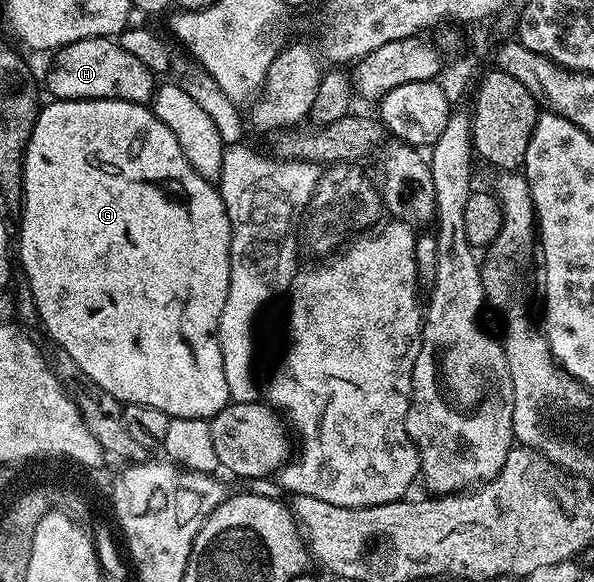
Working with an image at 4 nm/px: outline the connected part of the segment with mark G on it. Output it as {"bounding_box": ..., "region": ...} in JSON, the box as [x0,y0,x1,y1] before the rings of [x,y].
{"bounding_box":[17,99,231,420],"region":[[[55,99],[51,104],[44,106],[36,117],[36,123],[33,125],[32,135],[28,139],[28,145],[23,153],[23,194],[21,208],[23,207],[23,224],[19,227],[19,239],[17,235],[17,263],[23,266],[23,271],[27,274],[27,287],[31,290],[31,299],[35,302],[35,307],[39,310],[39,319],[43,322],[45,330],[51,334],[51,339],[56,344],[58,350],[64,351],[73,359],[78,367],[78,374],[86,377],[101,389],[107,390],[116,399],[124,404],[140,403],[141,405],[153,405],[153,409],[161,409],[165,414],[176,419],[181,417],[193,417],[194,419],[210,420],[221,409],[225,409],[230,400],[229,385],[225,381],[225,365],[223,364],[223,354],[221,345],[216,332],[219,330],[219,319],[223,316],[223,310],[227,305],[229,297],[229,281],[231,280],[231,226],[227,210],[223,204],[223,199],[219,196],[218,186],[212,180],[201,177],[193,165],[181,153],[181,145],[177,145],[177,137],[169,133],[165,125],[151,110],[150,106],[141,103],[130,103],[120,99]]]}

